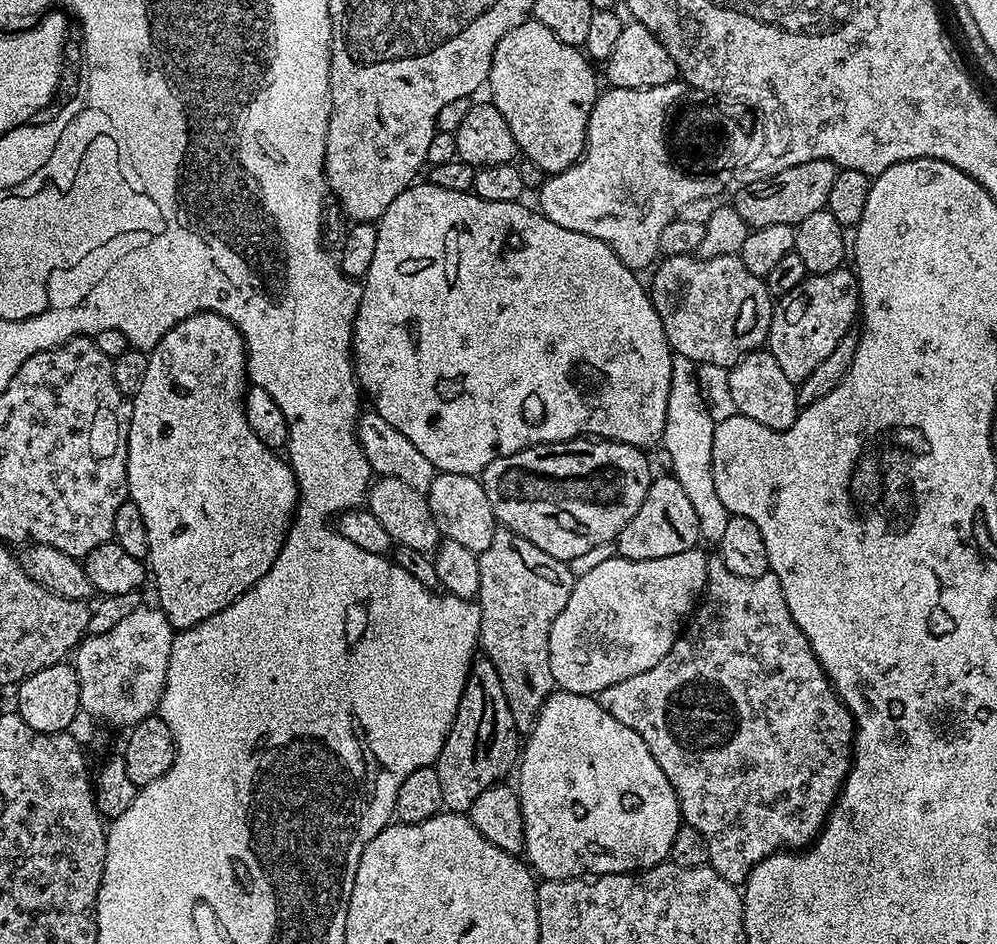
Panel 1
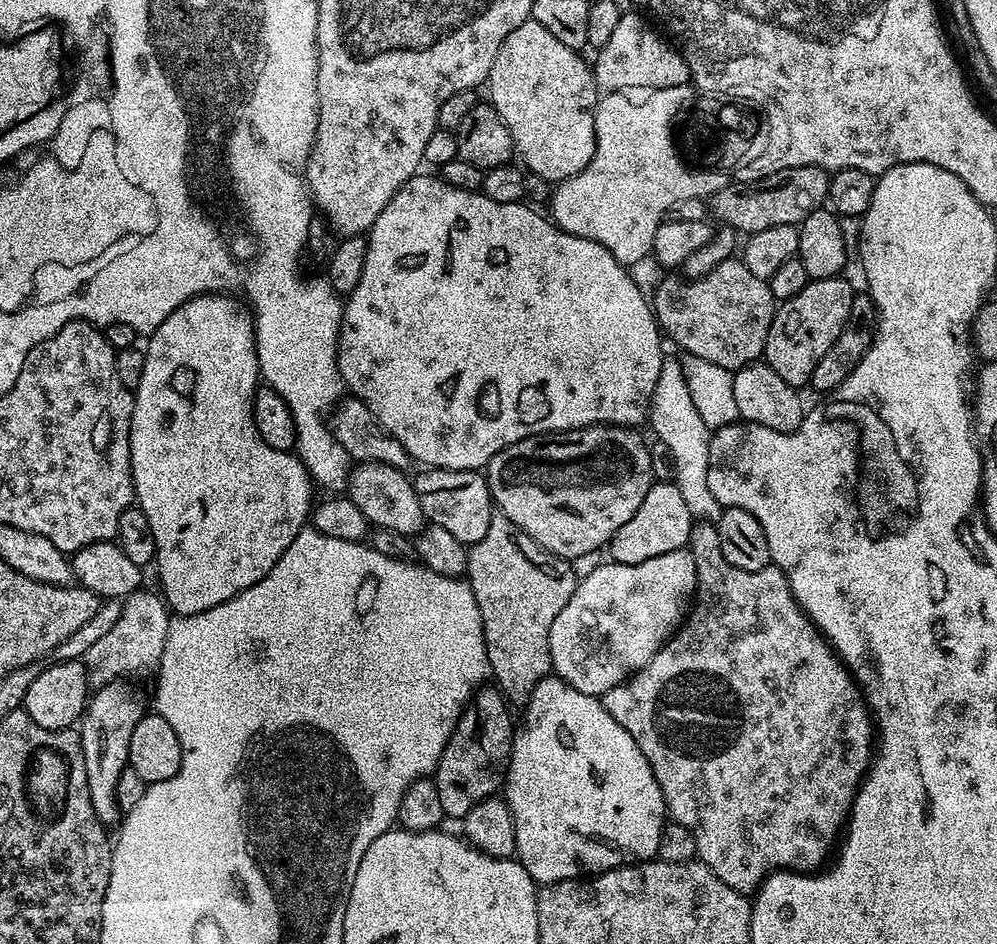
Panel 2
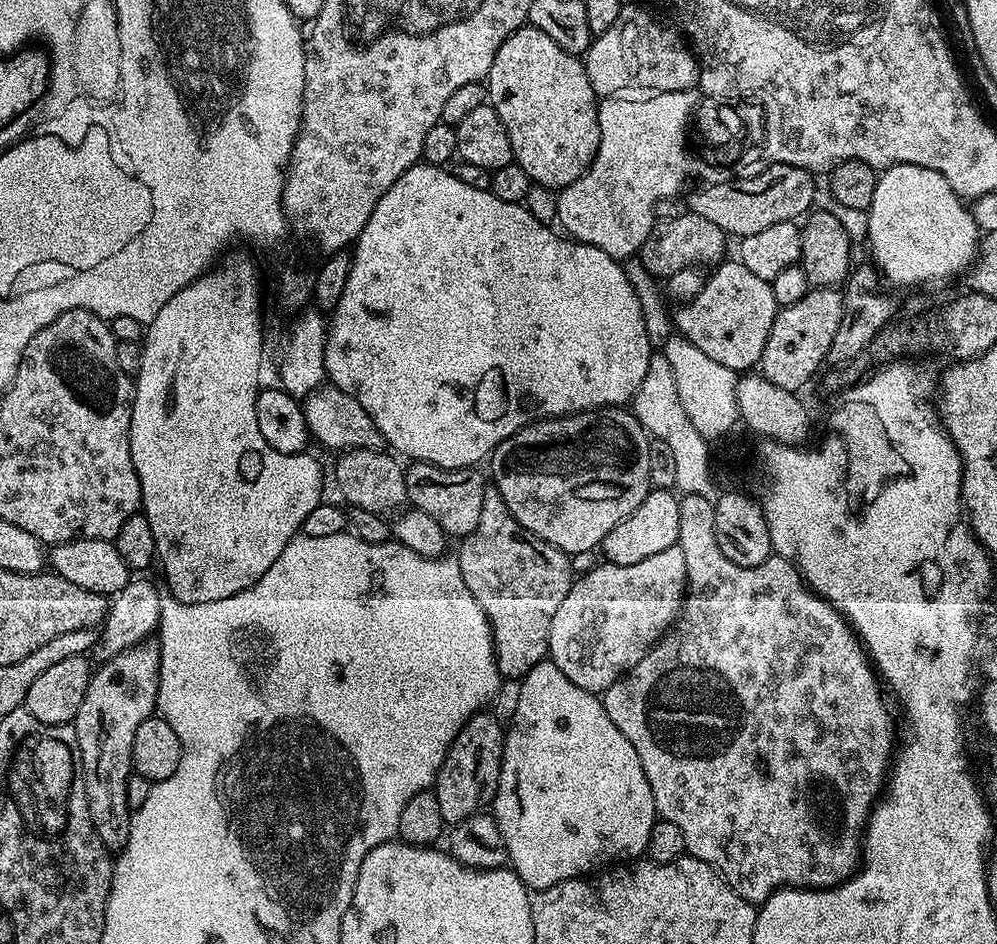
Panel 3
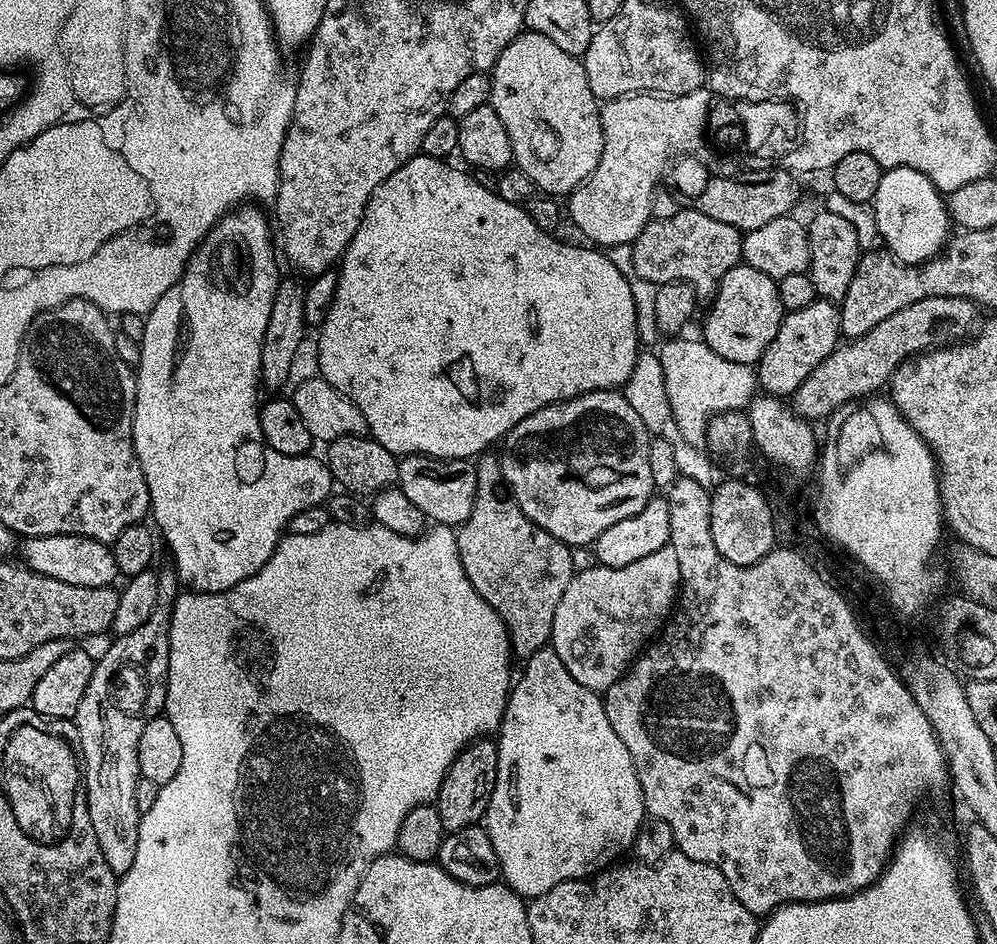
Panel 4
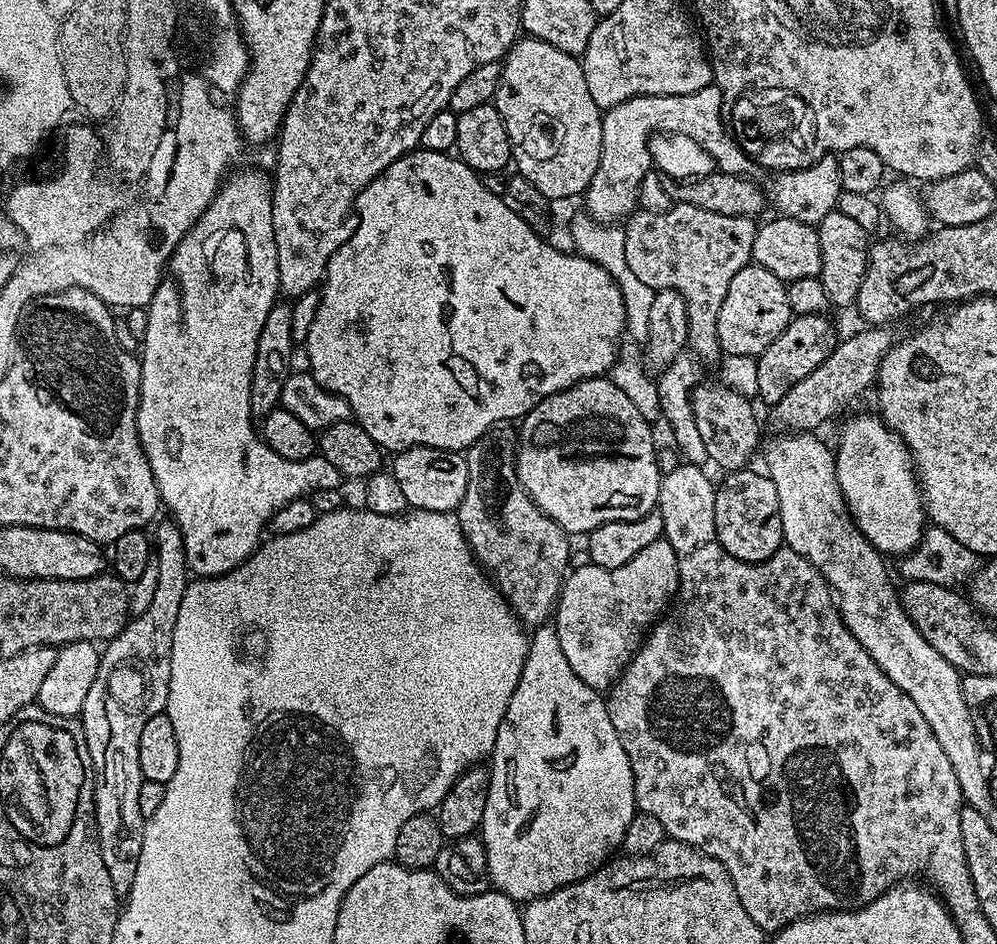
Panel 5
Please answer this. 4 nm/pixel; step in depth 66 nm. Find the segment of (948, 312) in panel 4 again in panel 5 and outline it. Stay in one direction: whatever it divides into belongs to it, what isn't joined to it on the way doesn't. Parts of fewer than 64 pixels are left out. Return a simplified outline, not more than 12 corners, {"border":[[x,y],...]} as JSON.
{"border":[[864,326],[771,405],[773,429],[815,433],[876,383],[891,327]]}

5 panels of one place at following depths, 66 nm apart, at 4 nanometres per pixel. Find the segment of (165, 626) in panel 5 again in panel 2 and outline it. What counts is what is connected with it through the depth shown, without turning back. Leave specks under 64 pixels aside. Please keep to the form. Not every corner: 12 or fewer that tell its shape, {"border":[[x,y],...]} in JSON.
{"border":[[132,684],[95,689],[78,721],[86,800],[119,825],[118,778],[146,715]]}

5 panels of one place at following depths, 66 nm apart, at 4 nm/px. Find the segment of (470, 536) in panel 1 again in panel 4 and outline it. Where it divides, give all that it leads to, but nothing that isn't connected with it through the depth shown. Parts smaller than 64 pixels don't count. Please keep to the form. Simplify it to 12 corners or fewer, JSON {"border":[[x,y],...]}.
{"border":[[405,456],[395,483],[440,526],[474,510],[466,460]]}

